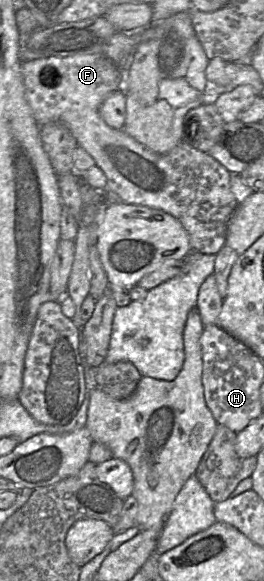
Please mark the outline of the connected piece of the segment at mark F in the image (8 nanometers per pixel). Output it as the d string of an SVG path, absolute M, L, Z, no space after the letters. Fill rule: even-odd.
M85 54L72 57L50 57L21 63L25 98L37 123L50 122L65 125L82 147L93 158L95 166L106 176L107 193L126 204L141 205L162 210L175 217L189 236L193 251L218 254L225 245L228 222L239 205L230 189L231 173L208 153L182 141L171 151L159 154L129 136L123 129L110 128L99 114L102 102L124 85L124 73L103 54Z

